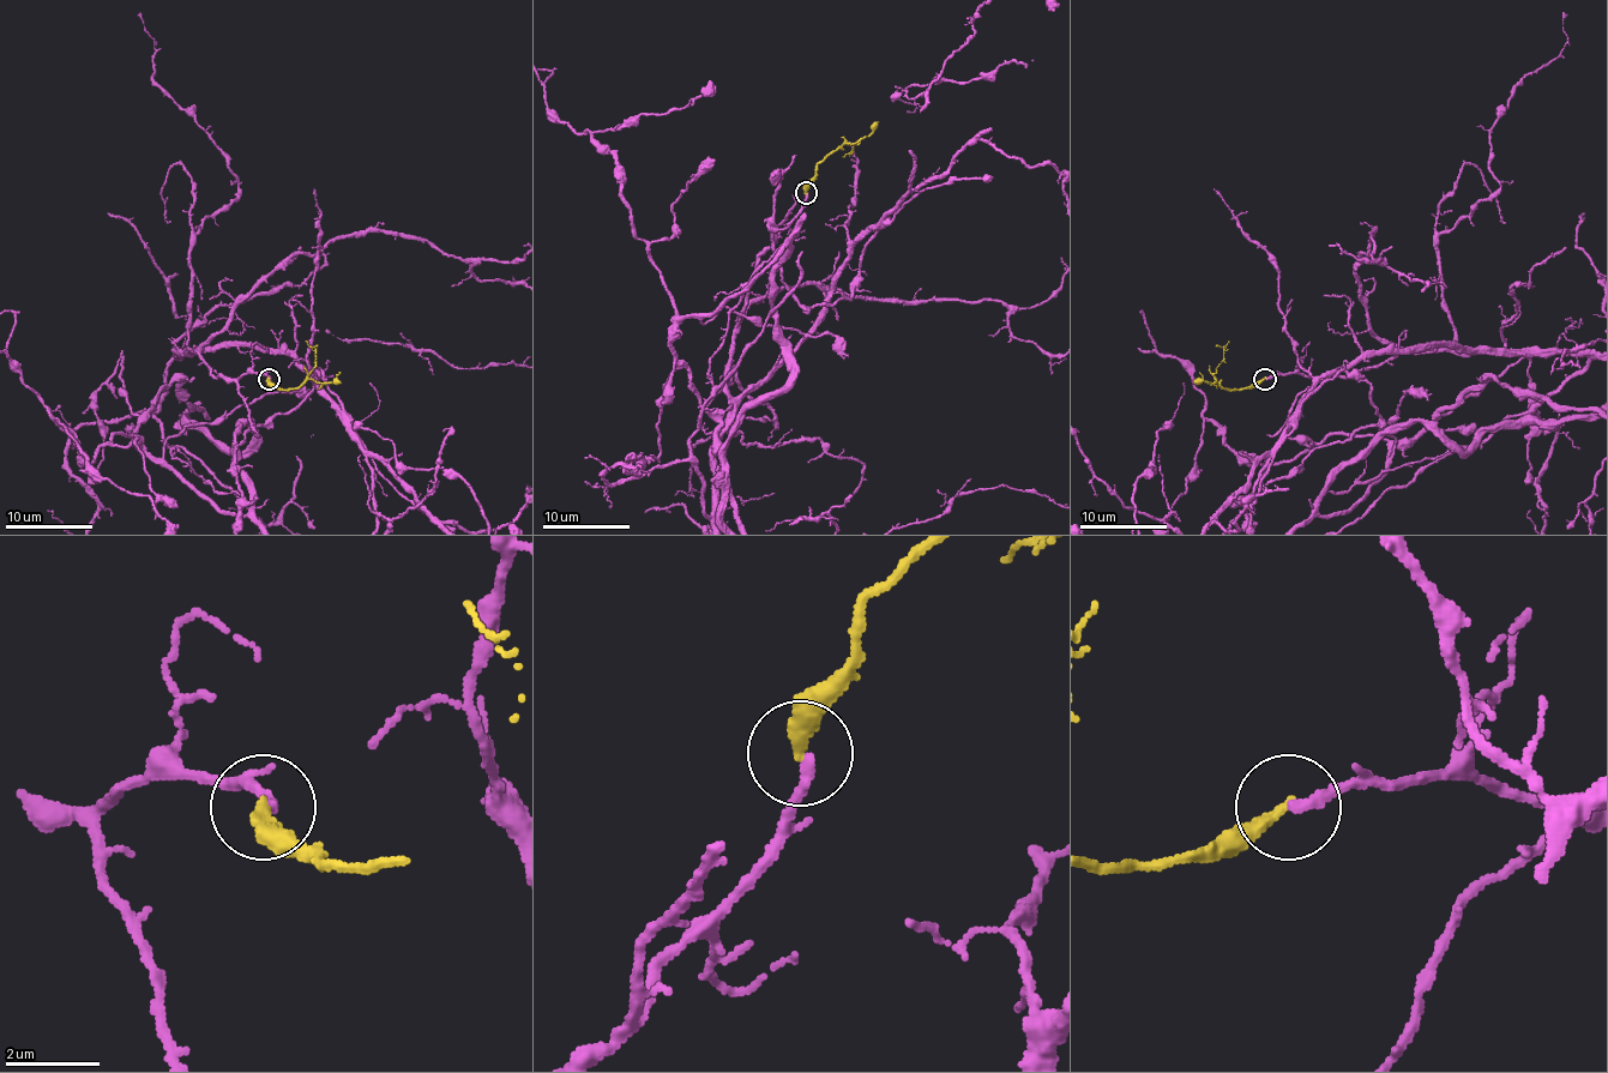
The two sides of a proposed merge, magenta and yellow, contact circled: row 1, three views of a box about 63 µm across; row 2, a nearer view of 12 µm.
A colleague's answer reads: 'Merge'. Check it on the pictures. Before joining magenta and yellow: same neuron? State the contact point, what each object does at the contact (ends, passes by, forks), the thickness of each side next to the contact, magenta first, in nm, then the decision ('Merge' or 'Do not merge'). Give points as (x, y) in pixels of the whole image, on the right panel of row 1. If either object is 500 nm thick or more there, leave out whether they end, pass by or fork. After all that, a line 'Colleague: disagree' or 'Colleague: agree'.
Place: (1265, 379). At the ring magenta ends. At the ring yellow ends. Thickness 220 nm (magenta) against 300 nm. Do not merge
Colleague: disagree

